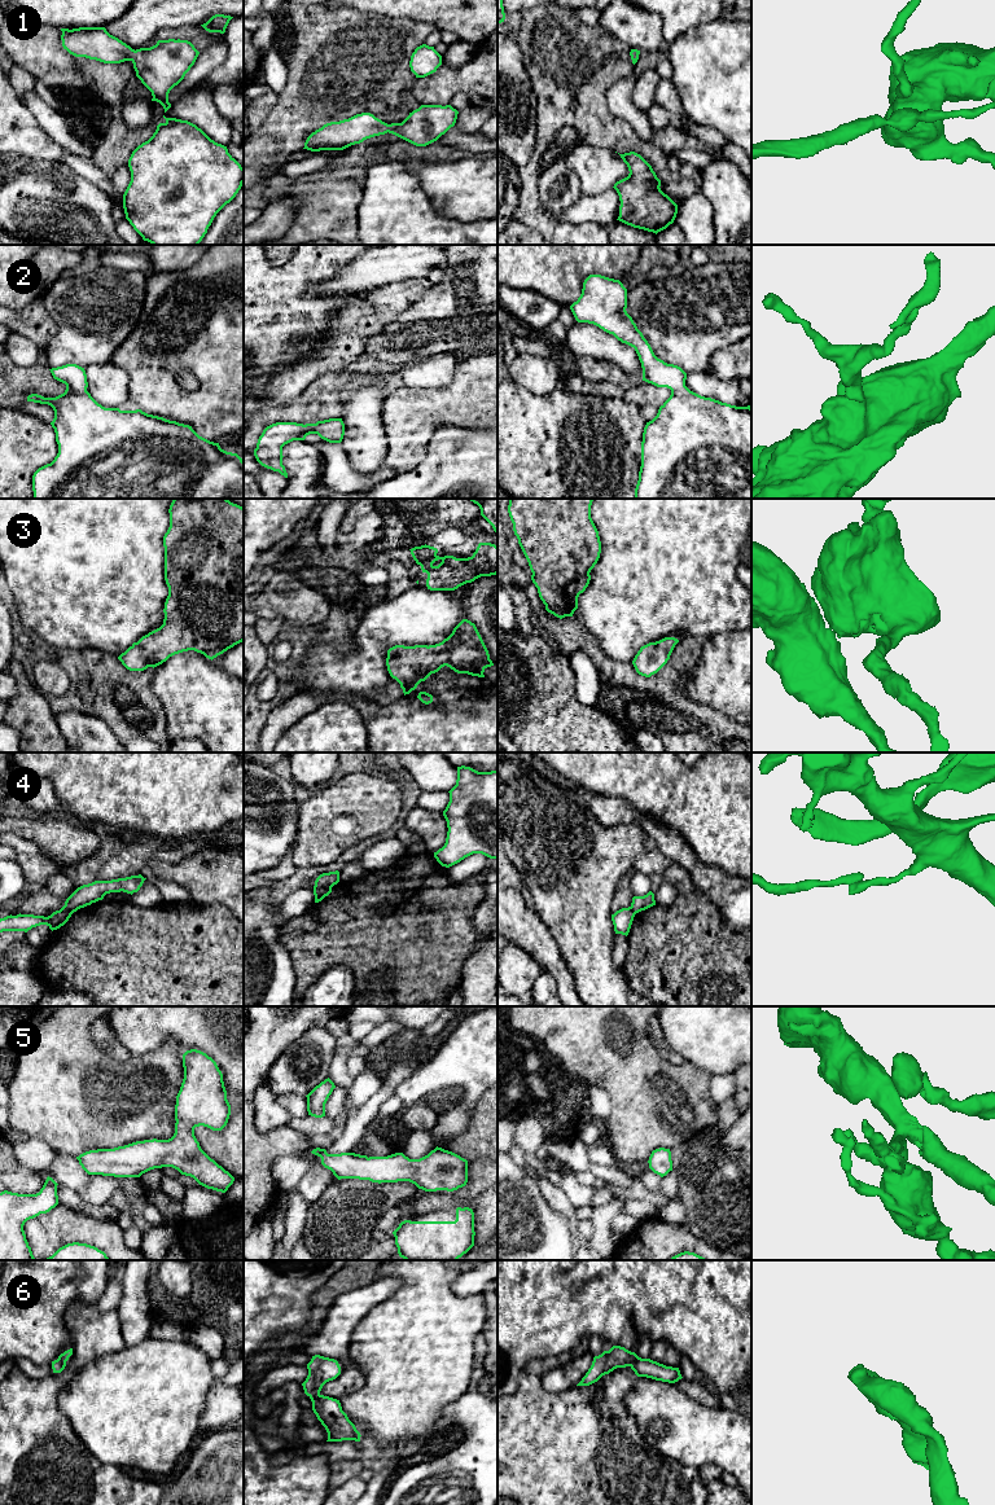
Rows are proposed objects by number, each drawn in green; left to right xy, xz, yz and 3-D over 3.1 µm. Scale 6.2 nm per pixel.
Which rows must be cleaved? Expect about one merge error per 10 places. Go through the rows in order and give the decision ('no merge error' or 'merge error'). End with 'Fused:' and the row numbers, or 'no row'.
1: no merge error
2: no merge error
3: no merge error
4: merge error
5: no merge error
6: no merge error
Fused: 4

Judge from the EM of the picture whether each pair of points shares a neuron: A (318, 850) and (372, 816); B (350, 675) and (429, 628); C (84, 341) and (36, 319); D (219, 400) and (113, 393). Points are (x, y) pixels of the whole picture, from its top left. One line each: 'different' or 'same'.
A: same
B: same
C: different
D: different

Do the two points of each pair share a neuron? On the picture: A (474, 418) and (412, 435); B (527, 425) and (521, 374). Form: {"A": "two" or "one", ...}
{"A": "one", "B": "two"}

